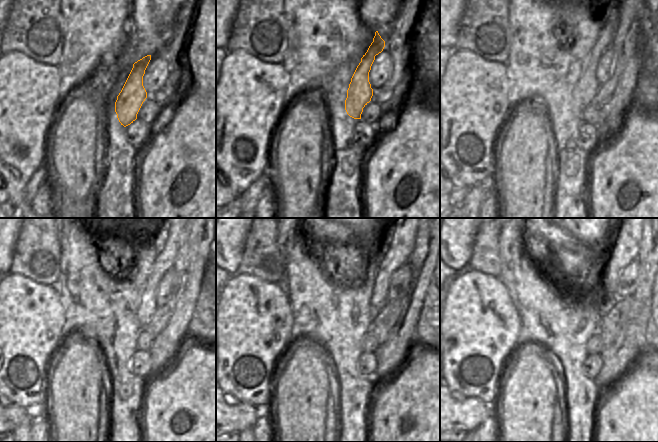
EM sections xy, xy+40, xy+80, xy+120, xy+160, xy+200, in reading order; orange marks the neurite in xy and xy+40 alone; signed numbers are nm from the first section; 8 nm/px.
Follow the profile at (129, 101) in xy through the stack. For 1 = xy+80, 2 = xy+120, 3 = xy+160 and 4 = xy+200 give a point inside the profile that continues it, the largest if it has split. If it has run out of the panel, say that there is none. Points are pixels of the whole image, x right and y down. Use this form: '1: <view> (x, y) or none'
1: xy+80 (587, 86)
2: xy+120 (166, 241)
3: xy+160 (396, 251)
4: xy+200 (622, 252)

